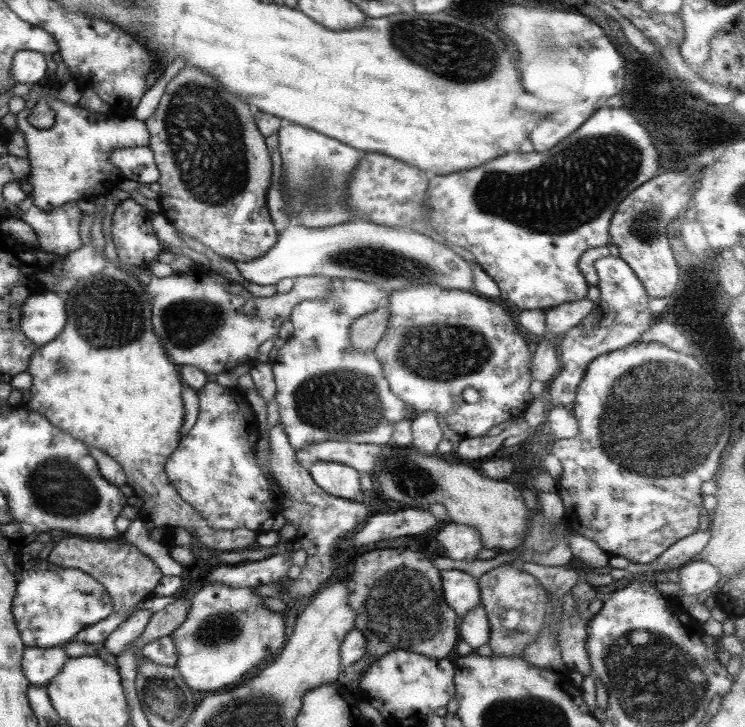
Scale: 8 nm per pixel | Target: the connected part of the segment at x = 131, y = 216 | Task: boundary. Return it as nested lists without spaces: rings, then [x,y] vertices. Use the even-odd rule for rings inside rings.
[[[131,198],[115,206],[110,235],[116,255],[124,265],[146,267],[165,249],[153,234],[147,211]]]

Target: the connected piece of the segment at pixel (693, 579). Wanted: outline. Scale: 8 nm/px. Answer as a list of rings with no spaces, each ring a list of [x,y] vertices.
[[[691,560],[675,570],[679,572],[677,596],[696,595],[703,590],[713,589],[720,579],[719,571],[708,562]]]

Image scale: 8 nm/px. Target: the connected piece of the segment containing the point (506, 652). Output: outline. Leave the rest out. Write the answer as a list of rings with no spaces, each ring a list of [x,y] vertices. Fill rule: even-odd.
[[[503,563],[495,568],[491,568],[476,581],[479,587],[479,602],[483,606],[488,618],[489,638],[487,638],[487,643],[491,648],[491,655],[494,657],[522,657],[523,647],[531,643],[531,641],[535,641],[537,635],[541,632],[541,628],[544,626],[547,608],[550,606],[545,589],[531,574],[523,572],[517,565],[510,563]]]

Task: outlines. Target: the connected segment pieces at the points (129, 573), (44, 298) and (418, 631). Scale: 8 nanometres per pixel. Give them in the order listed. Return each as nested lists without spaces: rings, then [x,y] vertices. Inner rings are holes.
[[[66,537],[56,539],[46,561],[49,564],[82,570],[91,575],[109,594],[113,602],[113,612],[127,612],[137,602],[143,602],[151,595],[151,590],[162,578],[162,571],[155,563],[133,544],[125,540]]]
[[[31,292],[19,310],[19,332],[38,347],[51,342],[65,322],[65,304],[53,292]]]
[[[387,547],[373,549],[352,561],[353,573],[346,580],[347,606],[355,612],[354,629],[365,638],[369,665],[391,650],[405,650],[427,658],[442,659],[459,641],[457,621],[443,598],[439,570],[418,551]]]

